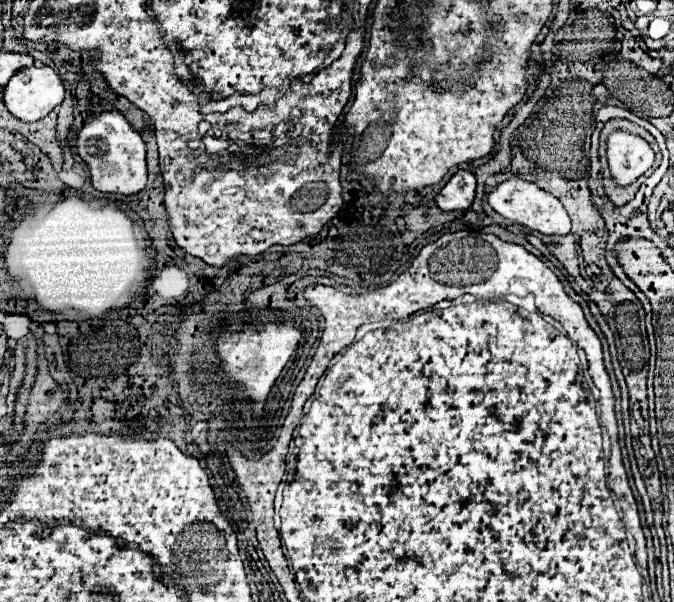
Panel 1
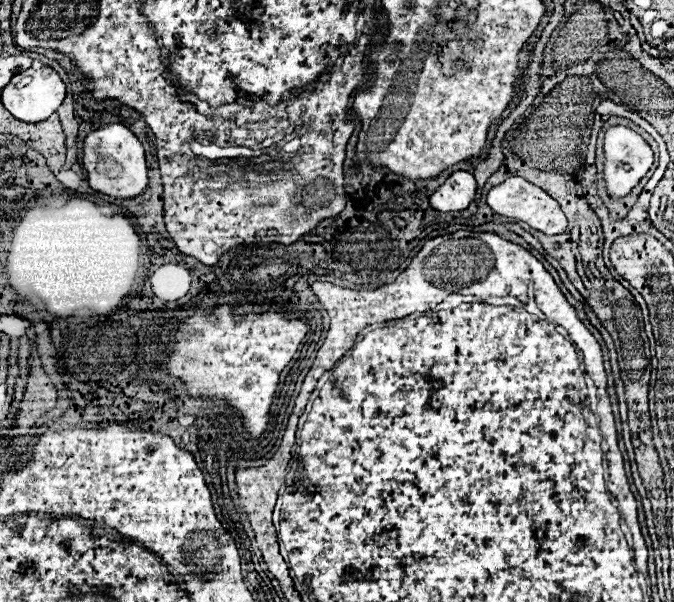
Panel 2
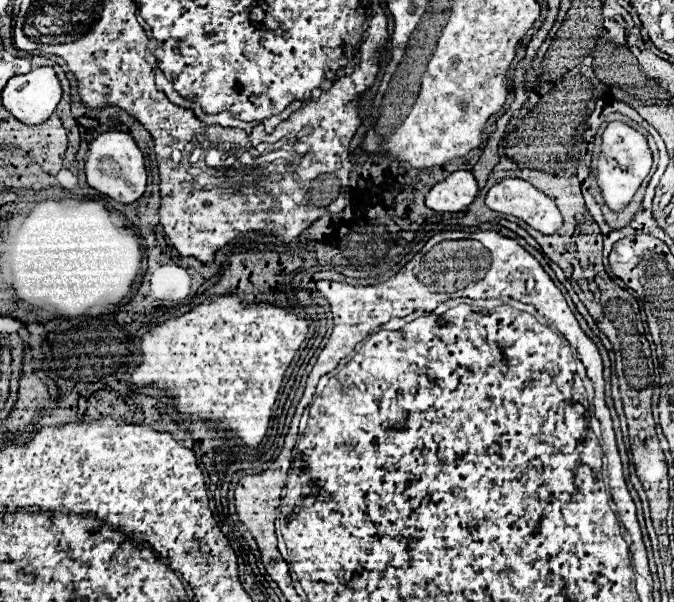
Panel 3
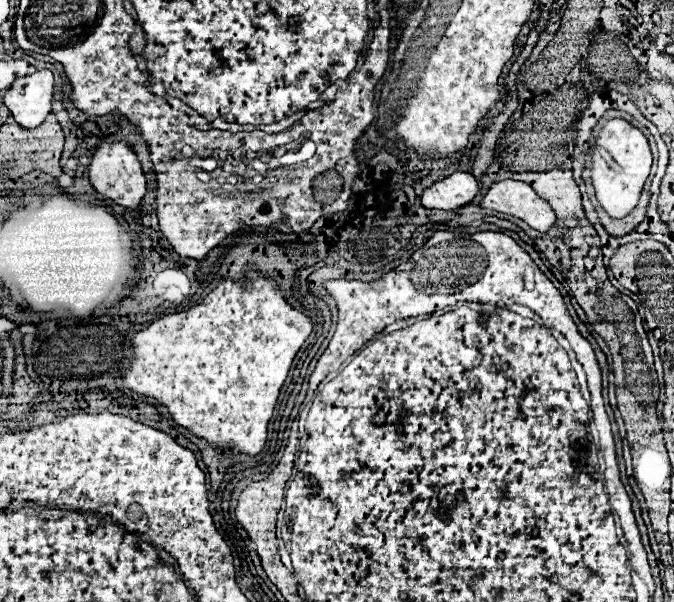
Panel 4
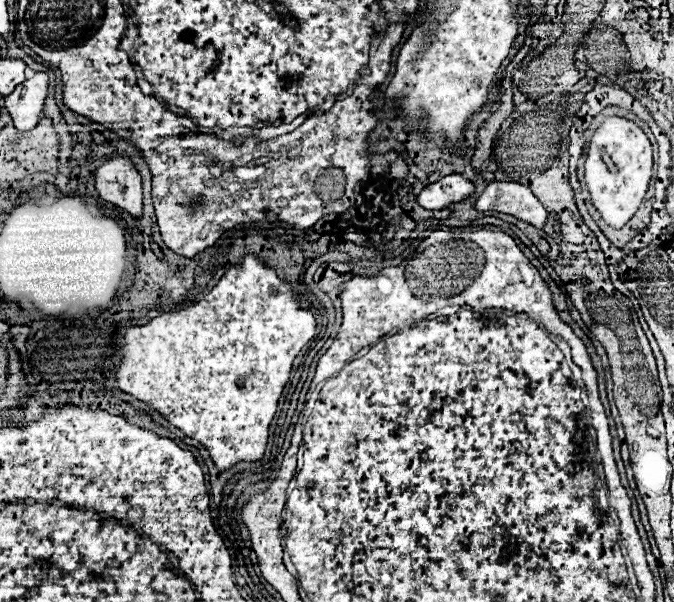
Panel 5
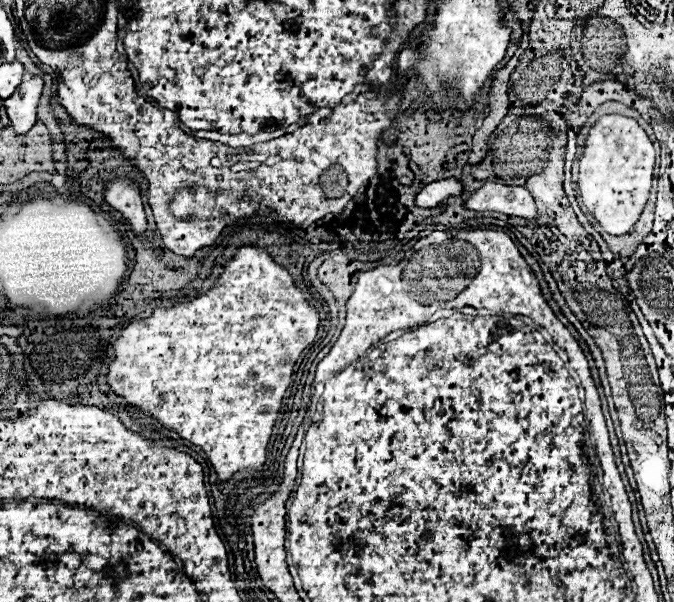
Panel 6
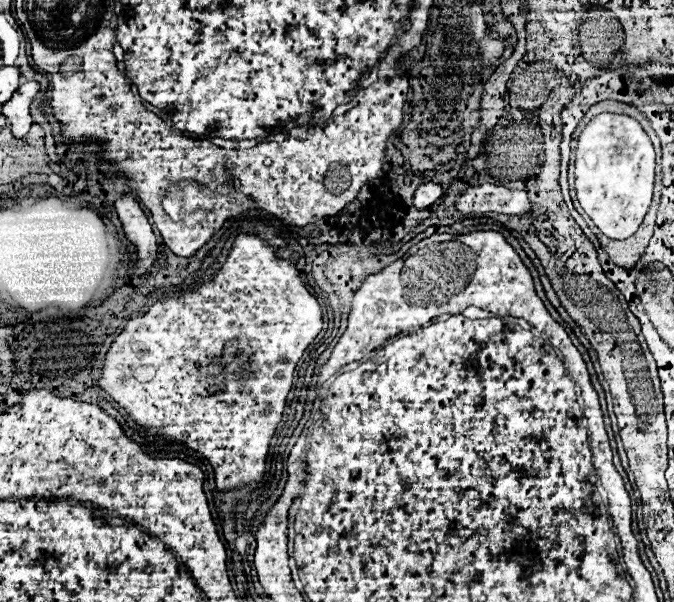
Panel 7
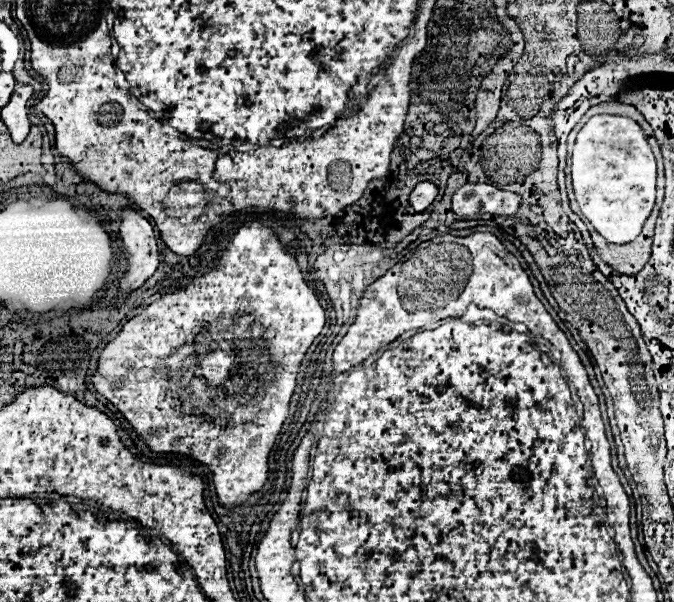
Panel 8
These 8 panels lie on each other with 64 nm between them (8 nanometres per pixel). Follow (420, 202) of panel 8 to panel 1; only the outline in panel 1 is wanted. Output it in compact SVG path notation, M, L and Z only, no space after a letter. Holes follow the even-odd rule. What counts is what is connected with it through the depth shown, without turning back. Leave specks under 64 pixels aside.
M458 170L450 182L436 196L436 204L444 212L468 210L476 194L476 176L466 170Z

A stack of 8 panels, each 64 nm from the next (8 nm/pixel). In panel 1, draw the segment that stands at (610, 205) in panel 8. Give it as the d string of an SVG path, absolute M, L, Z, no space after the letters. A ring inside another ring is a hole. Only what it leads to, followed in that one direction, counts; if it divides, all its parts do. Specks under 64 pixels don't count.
M612 132L606 146L610 174L620 186L634 182L654 164L654 150L650 148L650 144L630 132Z

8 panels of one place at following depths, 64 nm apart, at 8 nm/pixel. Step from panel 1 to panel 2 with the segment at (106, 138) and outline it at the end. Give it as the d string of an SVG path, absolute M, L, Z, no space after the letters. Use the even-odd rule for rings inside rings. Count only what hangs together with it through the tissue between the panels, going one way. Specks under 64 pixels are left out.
M120 122L106 124L98 130L92 130L84 138L84 154L82 164L88 172L90 186L102 194L116 198L132 198L146 190L148 174L146 174L146 158L142 142Z

